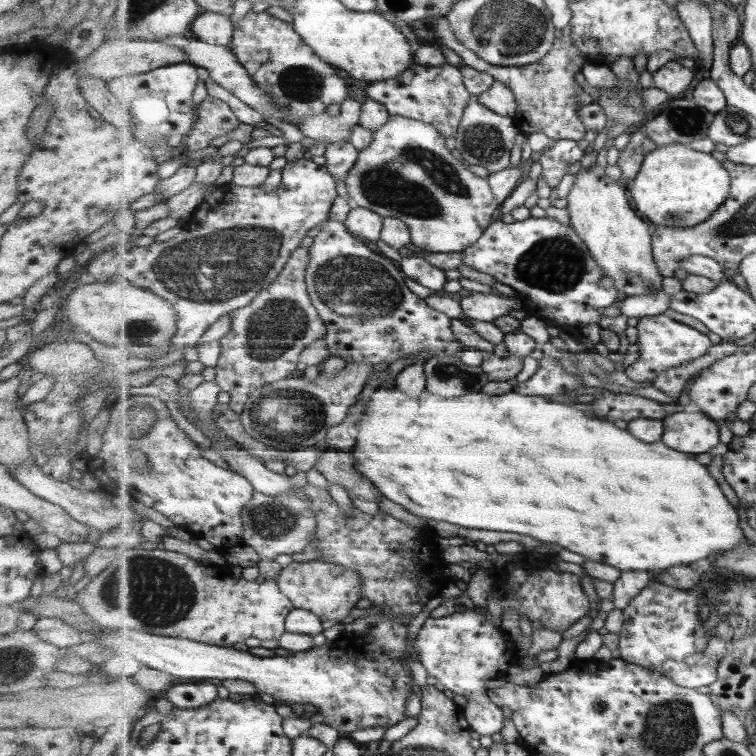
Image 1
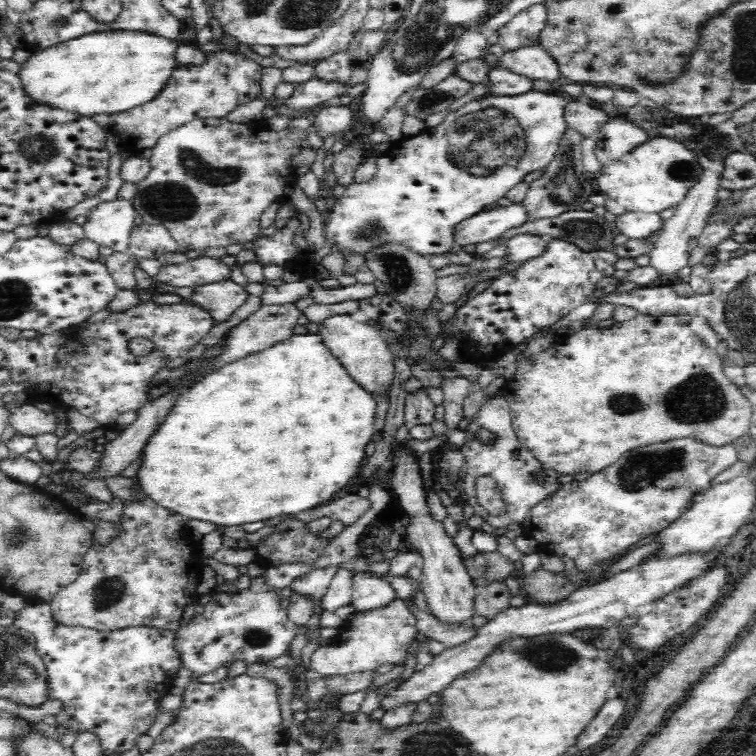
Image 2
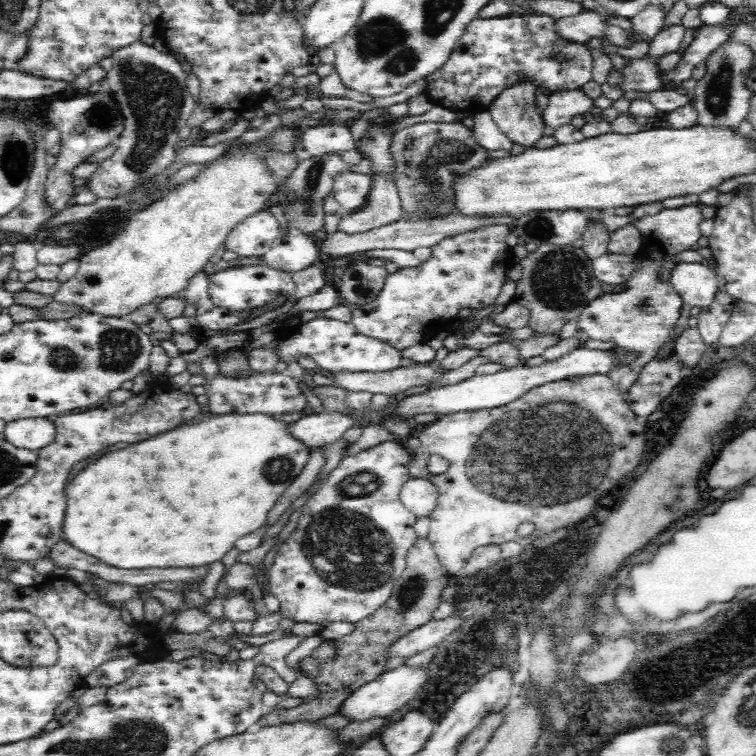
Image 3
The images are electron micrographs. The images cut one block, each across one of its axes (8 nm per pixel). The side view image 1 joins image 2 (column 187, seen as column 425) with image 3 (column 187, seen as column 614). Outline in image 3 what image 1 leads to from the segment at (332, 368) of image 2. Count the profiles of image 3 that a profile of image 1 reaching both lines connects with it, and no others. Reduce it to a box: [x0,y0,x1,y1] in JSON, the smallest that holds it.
[62,411,311,570]

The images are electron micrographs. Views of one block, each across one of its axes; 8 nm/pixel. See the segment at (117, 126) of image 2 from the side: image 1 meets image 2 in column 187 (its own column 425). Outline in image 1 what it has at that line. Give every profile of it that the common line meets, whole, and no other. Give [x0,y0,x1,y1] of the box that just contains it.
[366,63,475,137]

